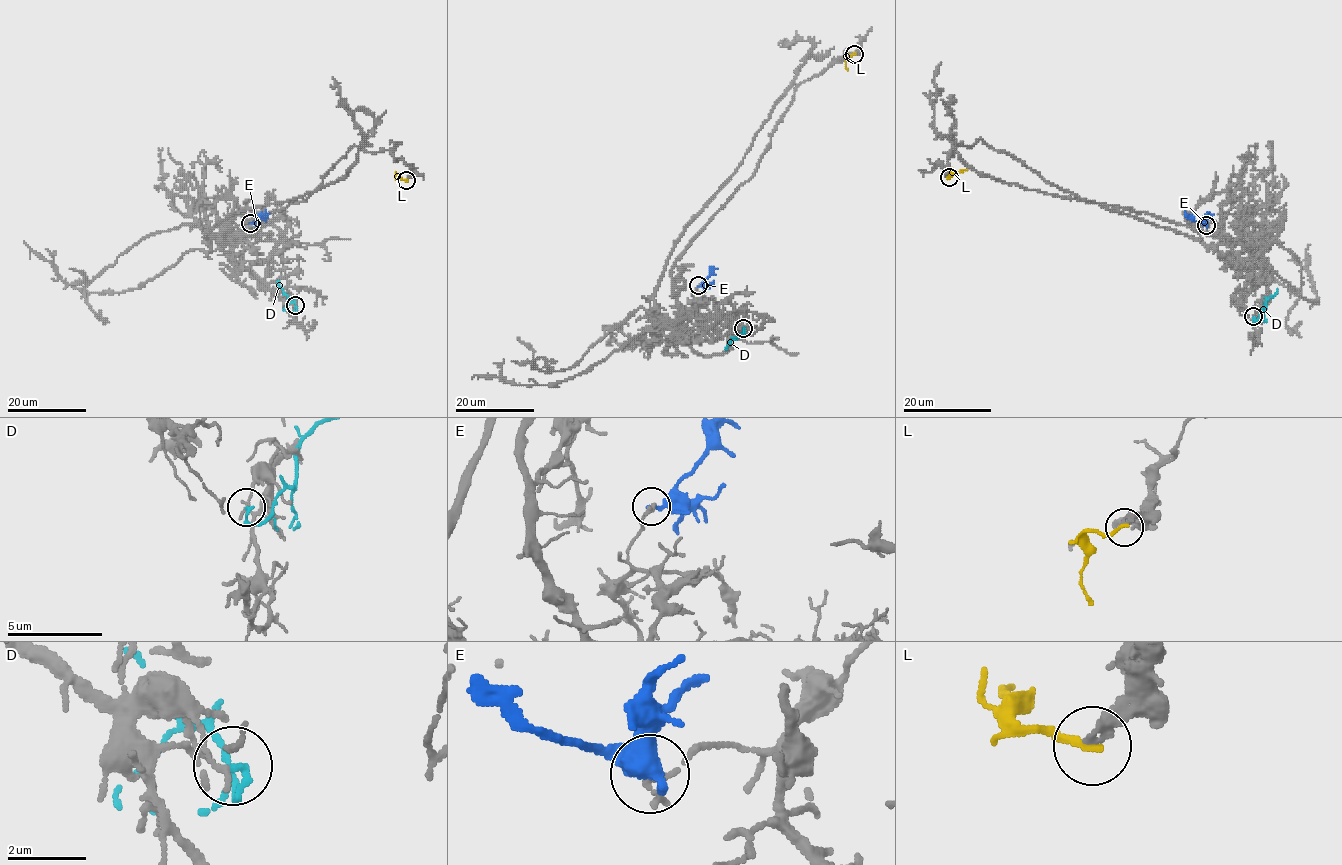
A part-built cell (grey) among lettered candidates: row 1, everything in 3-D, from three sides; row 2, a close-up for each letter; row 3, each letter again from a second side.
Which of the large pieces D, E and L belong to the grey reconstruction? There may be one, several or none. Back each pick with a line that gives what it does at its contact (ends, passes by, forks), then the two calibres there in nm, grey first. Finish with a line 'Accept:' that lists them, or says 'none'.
Accept: none

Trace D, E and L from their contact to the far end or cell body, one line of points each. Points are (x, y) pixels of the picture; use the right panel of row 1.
D: (1253, 317), (1254, 320), (1259, 318), (1264, 303), (1277, 288)
E: (1206, 224), (1193, 220), (1185, 210)
L: (949, 177), (966, 170)

